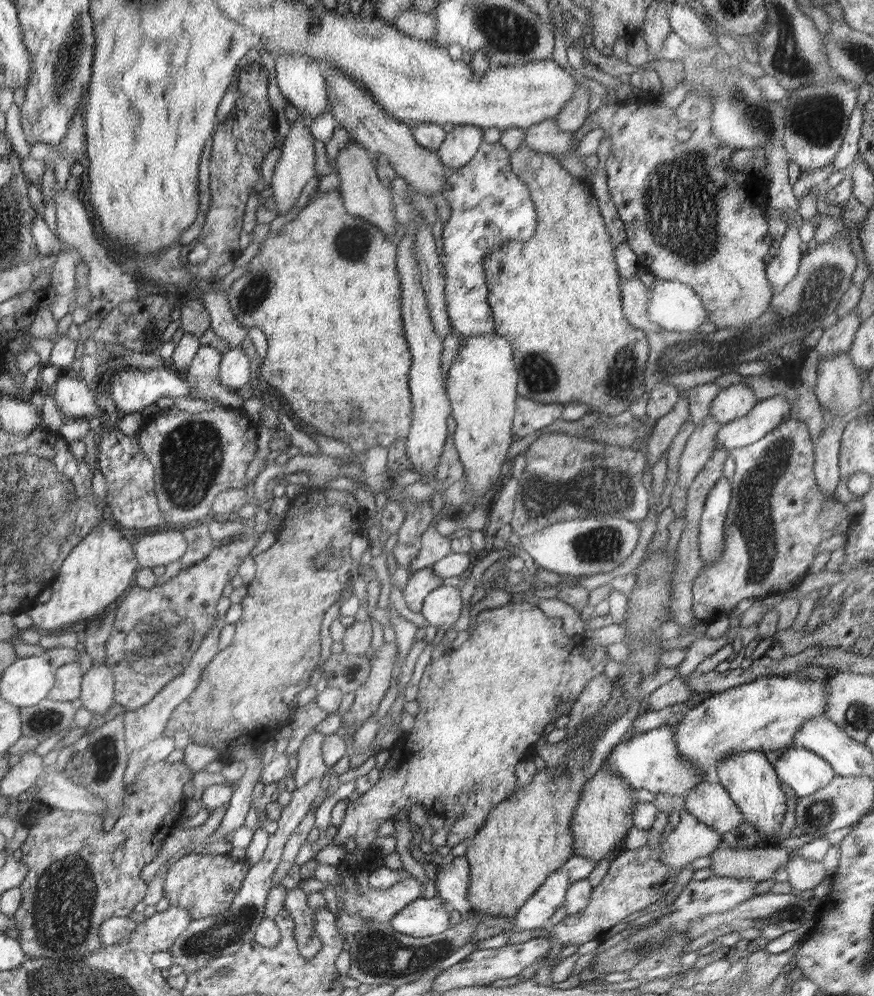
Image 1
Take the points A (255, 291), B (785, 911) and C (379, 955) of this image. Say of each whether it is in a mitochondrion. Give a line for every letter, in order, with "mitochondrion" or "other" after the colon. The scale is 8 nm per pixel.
A: mitochondrion
B: mitochondrion
C: mitochondrion

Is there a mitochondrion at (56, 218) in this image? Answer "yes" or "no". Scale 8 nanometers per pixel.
no

